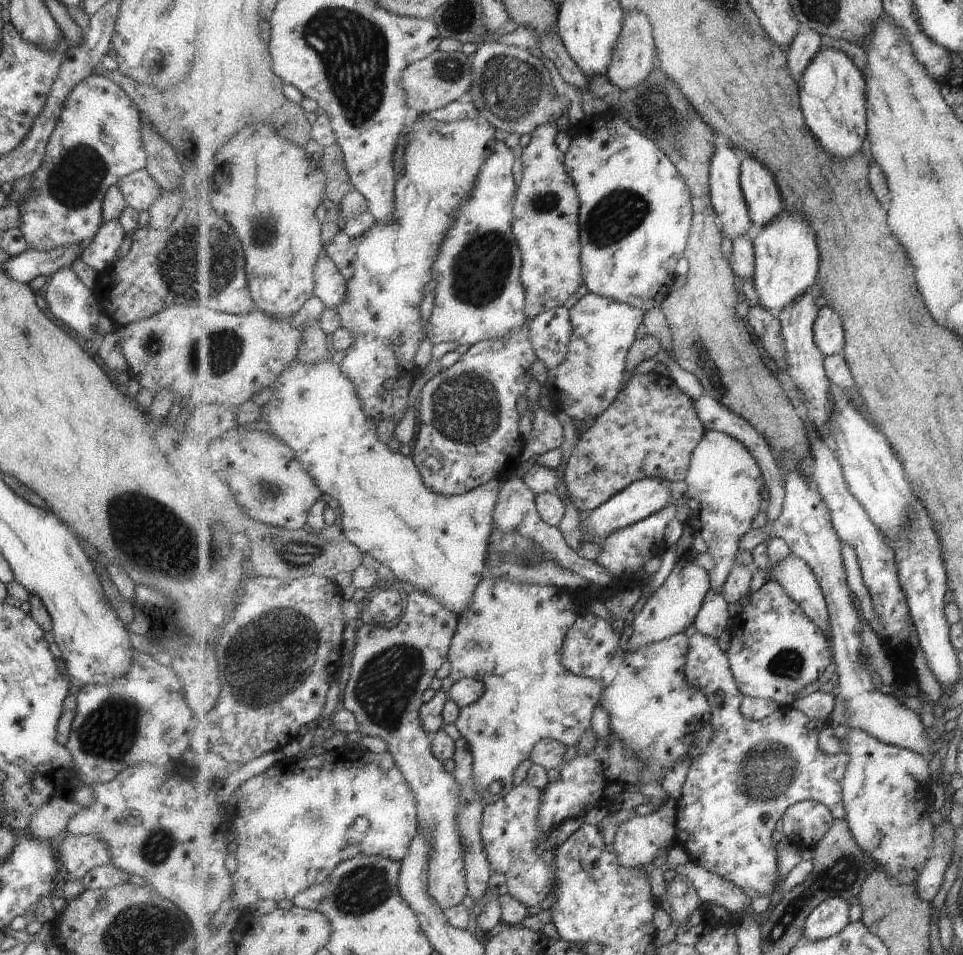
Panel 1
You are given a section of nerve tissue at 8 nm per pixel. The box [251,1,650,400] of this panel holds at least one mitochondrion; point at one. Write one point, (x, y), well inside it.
(353, 50)

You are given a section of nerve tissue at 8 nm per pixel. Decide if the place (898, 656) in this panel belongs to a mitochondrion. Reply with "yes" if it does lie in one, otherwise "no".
no

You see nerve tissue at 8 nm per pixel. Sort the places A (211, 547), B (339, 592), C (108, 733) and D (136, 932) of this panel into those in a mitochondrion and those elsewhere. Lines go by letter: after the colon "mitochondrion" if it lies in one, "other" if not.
A: mitochondrion
B: other
C: mitochondrion
D: mitochondrion

